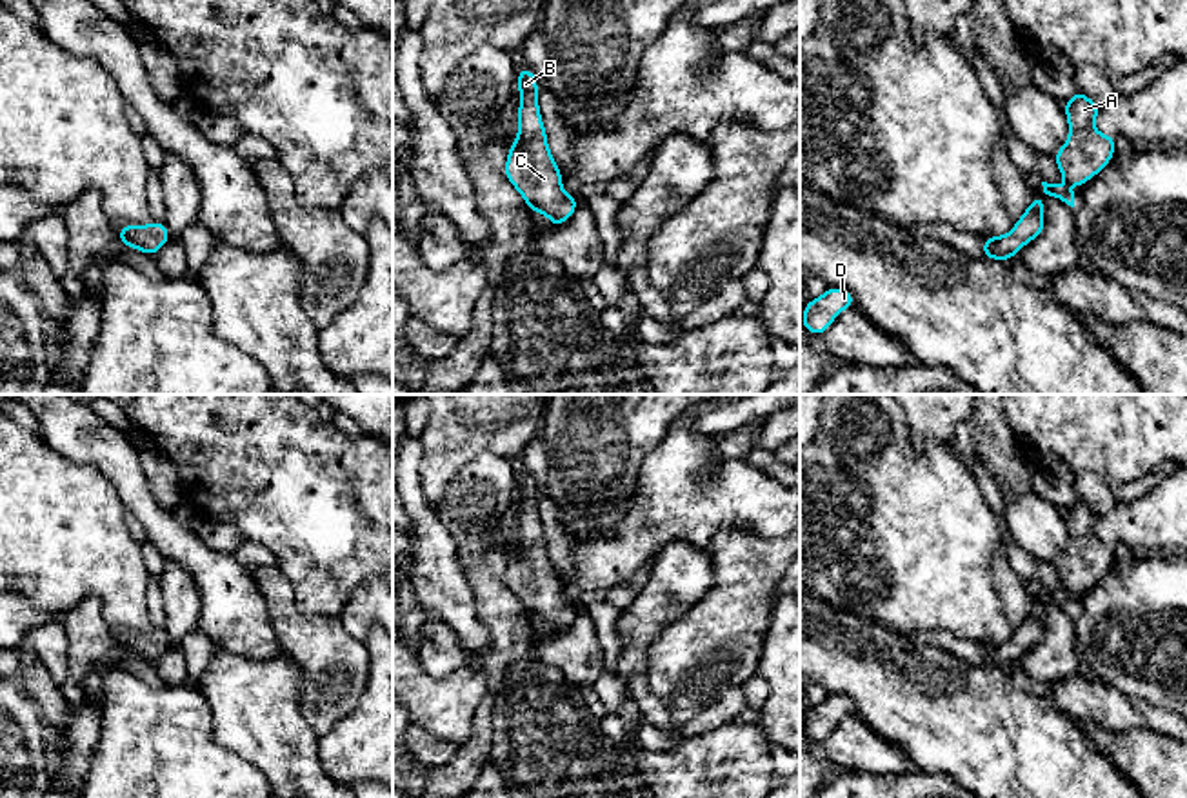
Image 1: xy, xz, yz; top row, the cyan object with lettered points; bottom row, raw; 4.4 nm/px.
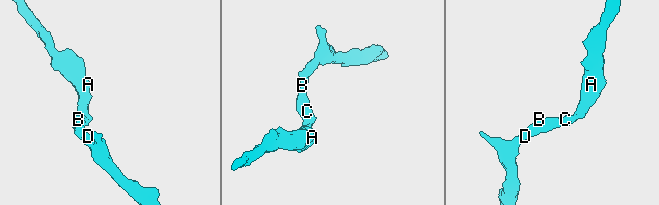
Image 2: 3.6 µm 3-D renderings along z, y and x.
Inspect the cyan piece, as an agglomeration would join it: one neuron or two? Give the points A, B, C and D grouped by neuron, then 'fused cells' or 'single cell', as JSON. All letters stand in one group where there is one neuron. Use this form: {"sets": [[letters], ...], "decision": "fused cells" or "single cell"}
{"sets": [["A", "B", "C", "D"]], "decision": "single cell"}

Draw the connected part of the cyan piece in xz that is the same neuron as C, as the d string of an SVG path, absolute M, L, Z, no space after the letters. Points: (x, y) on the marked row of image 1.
M522 65L516 85L520 89L518 136L507 145L509 156L504 176L514 185L533 213L544 213L556 227L565 224L578 207L578 196L562 189L562 171L554 162L538 105L536 75Z

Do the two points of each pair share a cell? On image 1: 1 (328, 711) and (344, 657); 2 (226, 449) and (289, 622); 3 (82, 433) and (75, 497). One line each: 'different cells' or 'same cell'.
1: same cell
2: different cells
3: different cells

